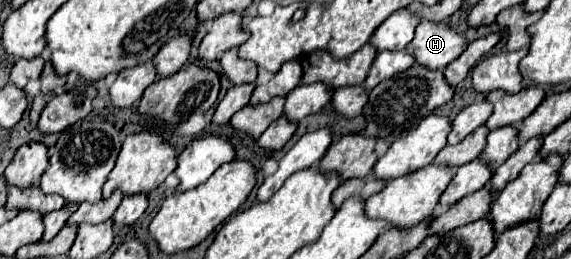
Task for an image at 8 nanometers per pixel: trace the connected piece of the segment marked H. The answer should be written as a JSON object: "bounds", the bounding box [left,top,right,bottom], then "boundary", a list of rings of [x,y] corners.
{"bounds":[407,20,465,70],"boundary":[[[421,20],[415,38],[409,42],[407,52],[415,58],[417,64],[429,70],[443,70],[465,50],[465,40],[453,32],[445,22],[433,24]]]}

